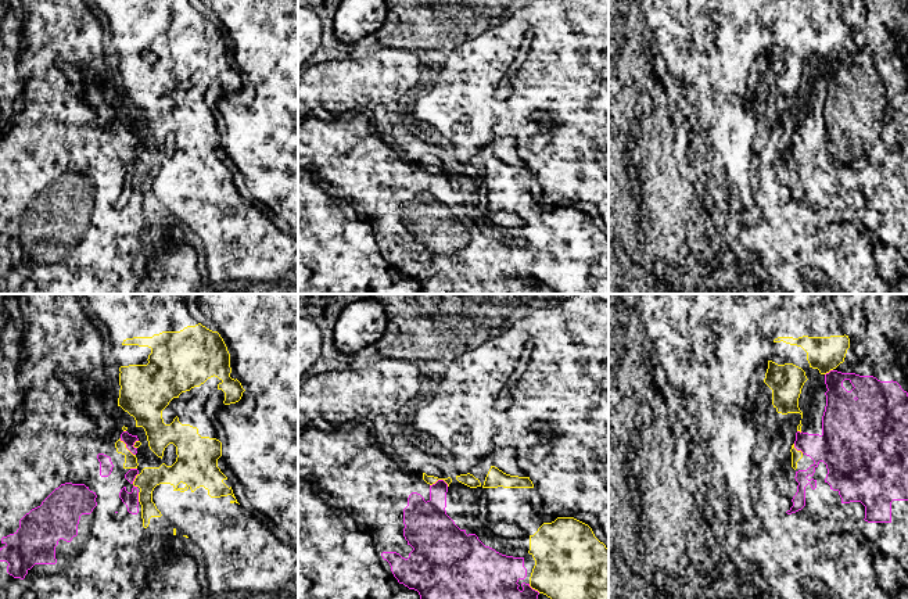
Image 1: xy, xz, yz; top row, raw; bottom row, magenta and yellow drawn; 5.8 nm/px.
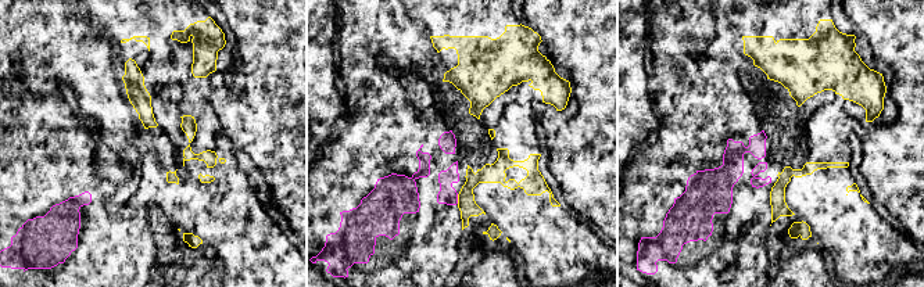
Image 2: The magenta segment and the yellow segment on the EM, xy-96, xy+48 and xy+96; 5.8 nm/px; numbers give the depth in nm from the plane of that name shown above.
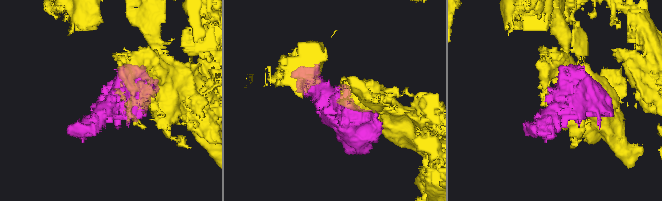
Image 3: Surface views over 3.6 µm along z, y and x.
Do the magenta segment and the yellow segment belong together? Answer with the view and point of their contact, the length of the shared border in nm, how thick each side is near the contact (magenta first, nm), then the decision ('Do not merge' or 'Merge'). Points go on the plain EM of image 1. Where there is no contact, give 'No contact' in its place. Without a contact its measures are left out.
Touches magenta at xy (126, 136). Shared border 140 nm. Thickness 70 nm (magenta) against 80 nm. Do not merge

